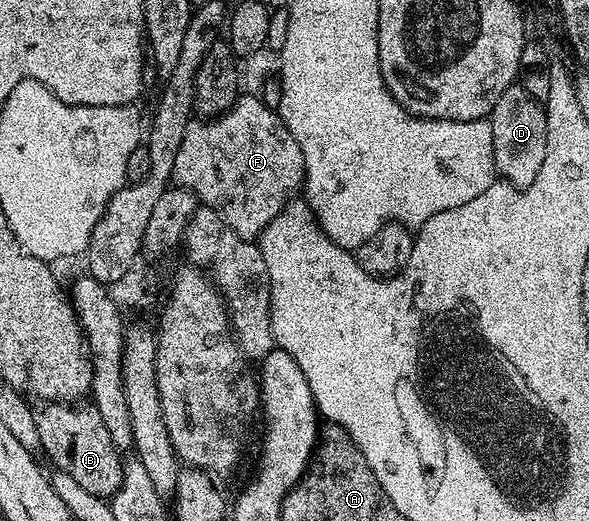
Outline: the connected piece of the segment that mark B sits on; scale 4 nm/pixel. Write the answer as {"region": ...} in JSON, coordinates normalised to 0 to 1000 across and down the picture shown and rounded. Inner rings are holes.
{"region":[[[80,770],[66,779],[71,781],[63,781],[58,797],[61,829],[68,829],[70,862],[92,871],[90,893],[122,914],[122,921],[129,921],[129,929],[138,929],[148,944],[156,944],[156,952],[182,960],[192,956],[207,927],[211,879],[170,791],[163,791],[156,775],[126,775],[115,783],[114,774]],[[98,795],[105,795],[100,810]]]}

